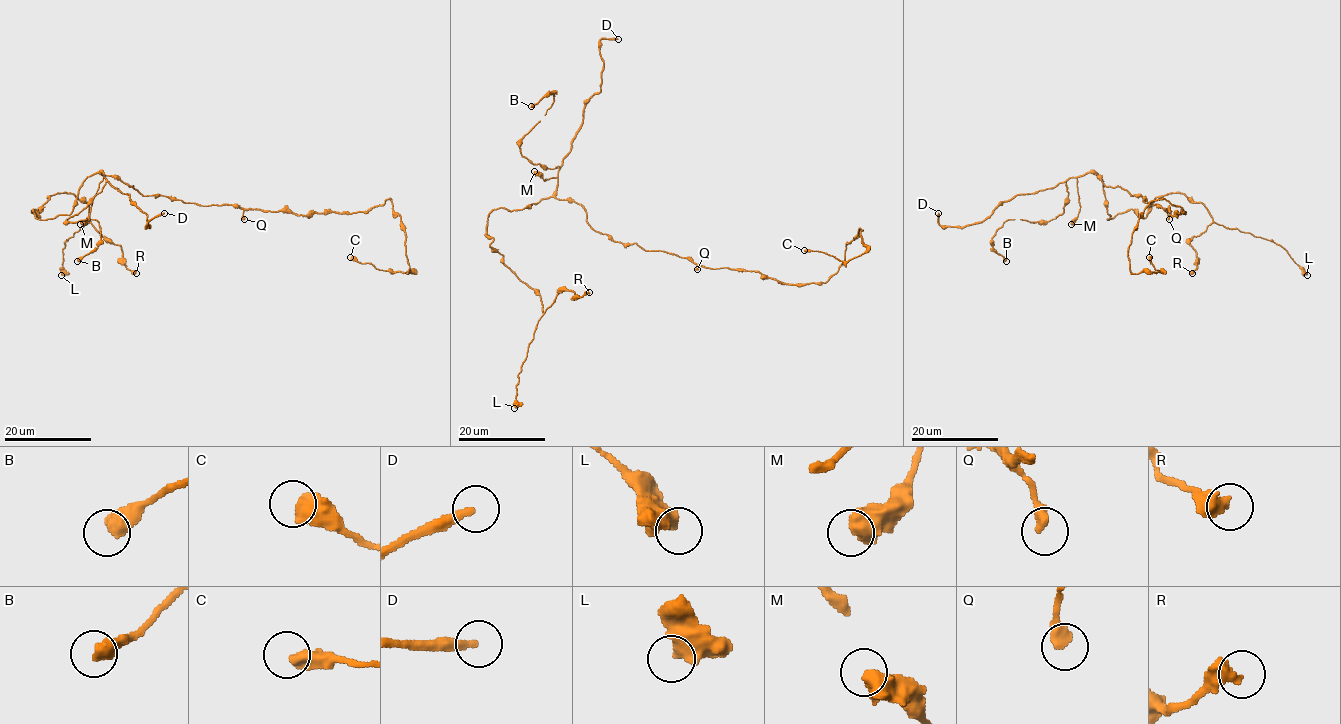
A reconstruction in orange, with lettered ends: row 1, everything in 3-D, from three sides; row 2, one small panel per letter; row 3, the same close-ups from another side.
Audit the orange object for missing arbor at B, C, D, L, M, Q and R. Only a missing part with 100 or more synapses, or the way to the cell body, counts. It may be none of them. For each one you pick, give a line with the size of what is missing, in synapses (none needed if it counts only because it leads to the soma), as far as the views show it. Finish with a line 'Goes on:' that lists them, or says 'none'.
D: about 130 synapses
Goes on: D

